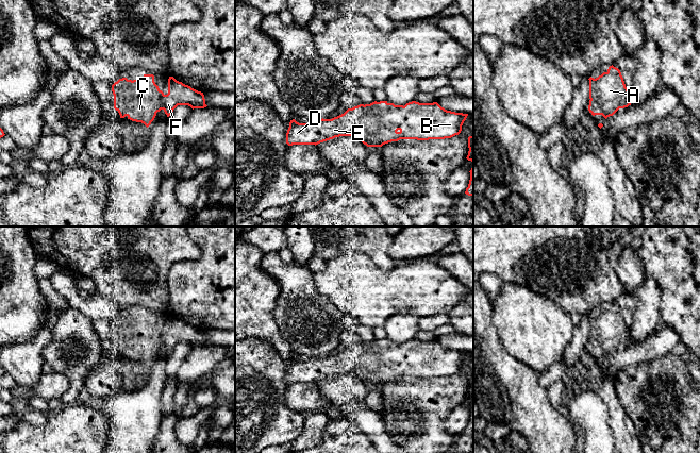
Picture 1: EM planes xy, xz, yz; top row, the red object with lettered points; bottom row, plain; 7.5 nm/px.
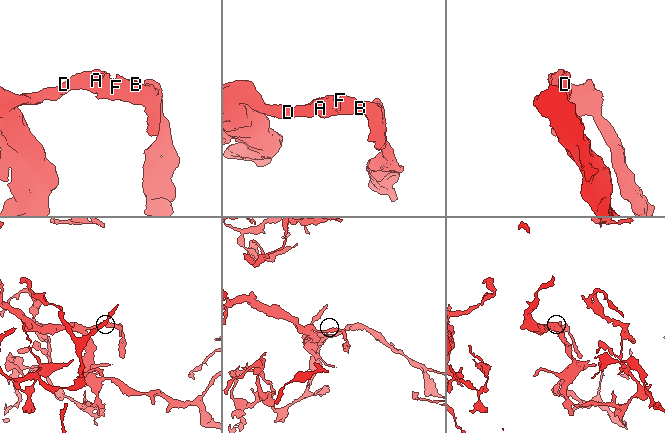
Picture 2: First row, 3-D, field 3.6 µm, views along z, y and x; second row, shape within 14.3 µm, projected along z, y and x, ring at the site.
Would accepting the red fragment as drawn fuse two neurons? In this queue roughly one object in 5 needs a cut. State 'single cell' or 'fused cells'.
single cell

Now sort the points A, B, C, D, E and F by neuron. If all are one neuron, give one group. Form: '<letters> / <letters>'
A B C D E F

